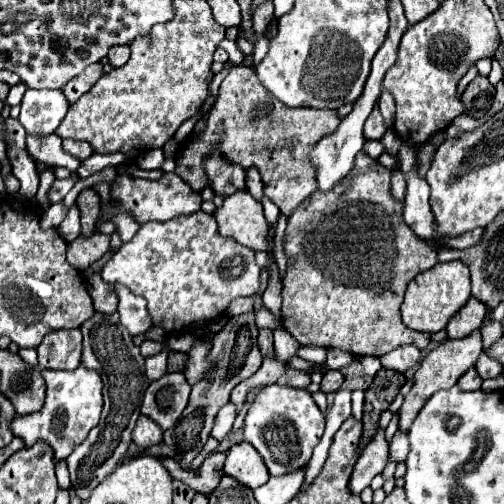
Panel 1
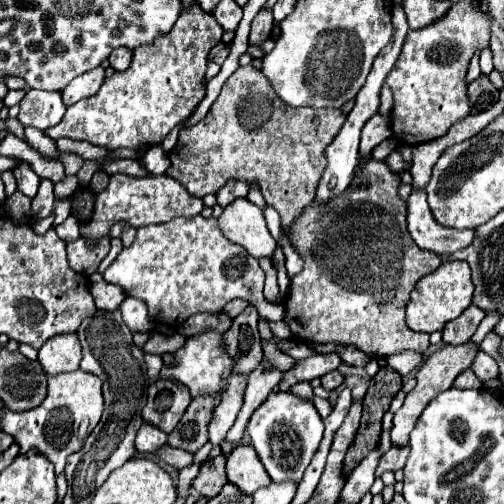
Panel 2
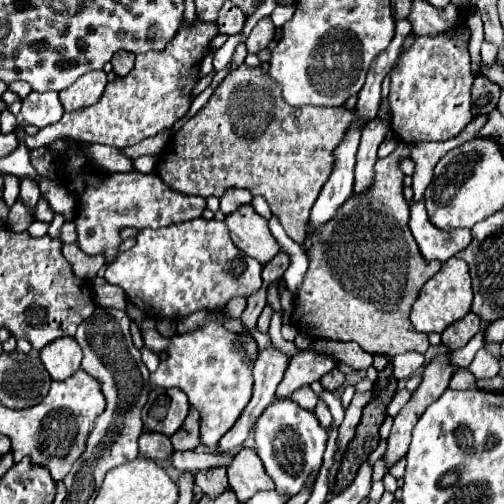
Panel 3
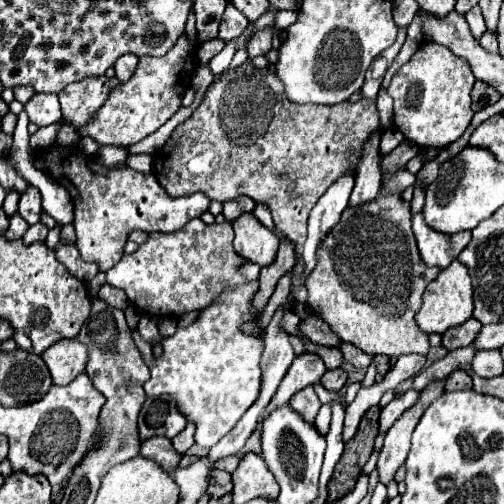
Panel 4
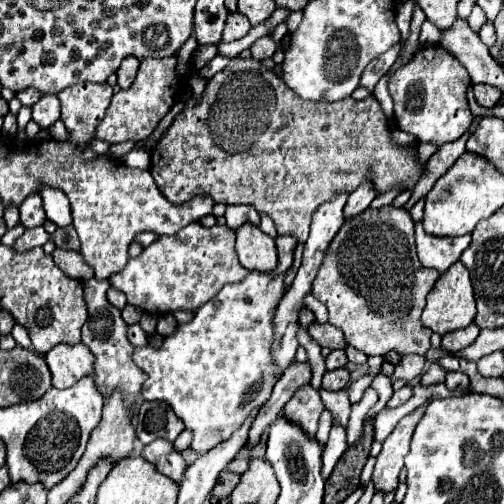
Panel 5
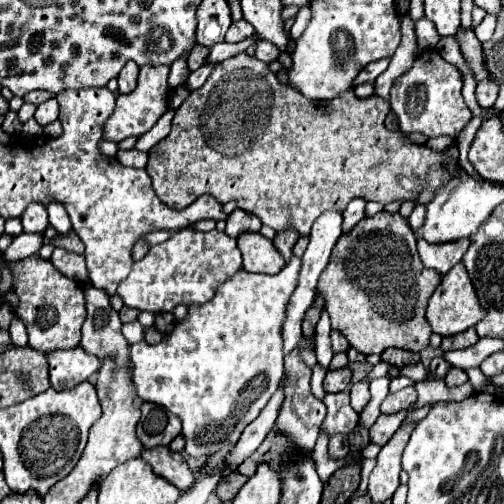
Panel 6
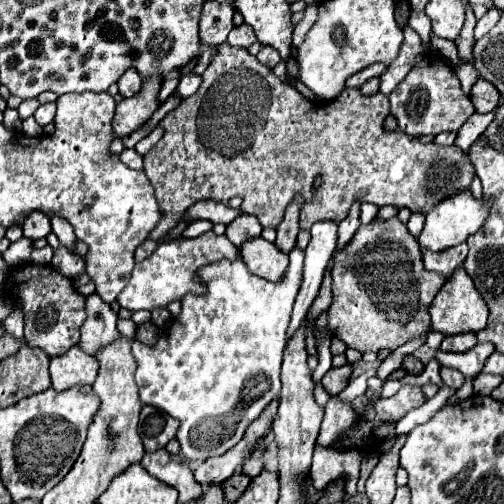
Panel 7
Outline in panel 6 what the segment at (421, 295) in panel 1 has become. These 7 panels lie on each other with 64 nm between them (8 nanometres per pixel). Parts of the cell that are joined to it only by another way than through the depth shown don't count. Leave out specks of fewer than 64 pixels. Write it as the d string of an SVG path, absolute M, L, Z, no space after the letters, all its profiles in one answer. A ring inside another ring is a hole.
M456 264L448 274L442 276L442 282L430 296L430 302L426 308L426 320L432 328L432 332L436 332L440 336L450 336L450 334L458 334L458 332L464 332L464 330L476 326L476 322L482 316L484 316L484 310L478 304L478 298L476 298L476 292L468 278L466 268L464 268L464 264Z

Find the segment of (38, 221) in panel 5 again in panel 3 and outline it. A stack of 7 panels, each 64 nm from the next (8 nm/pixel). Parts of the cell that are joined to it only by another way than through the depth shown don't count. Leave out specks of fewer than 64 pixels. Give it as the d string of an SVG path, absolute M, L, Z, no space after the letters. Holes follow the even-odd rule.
M22 178L20 180L20 198L22 202L30 208L30 212L34 214L34 208L36 208L36 202L40 198L40 188L38 188L38 182L34 178Z

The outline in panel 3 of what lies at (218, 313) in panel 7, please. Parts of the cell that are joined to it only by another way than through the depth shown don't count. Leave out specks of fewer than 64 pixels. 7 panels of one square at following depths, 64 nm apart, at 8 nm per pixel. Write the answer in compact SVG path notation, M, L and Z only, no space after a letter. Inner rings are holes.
M210 318L202 328L190 334L176 334L168 348L168 360L150 374L152 386L178 386L186 392L191 408L202 414L202 444L214 448L220 438L238 420L248 396L252 394L252 362L236 346L236 336L228 332L216 318Z

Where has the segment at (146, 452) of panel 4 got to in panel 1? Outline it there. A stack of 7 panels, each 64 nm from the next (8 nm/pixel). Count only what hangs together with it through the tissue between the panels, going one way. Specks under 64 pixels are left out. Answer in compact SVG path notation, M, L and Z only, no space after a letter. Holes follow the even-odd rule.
M140 414L136 428L132 432L132 440L138 448L148 448L148 446L156 446L162 442L162 428L152 422L148 416Z

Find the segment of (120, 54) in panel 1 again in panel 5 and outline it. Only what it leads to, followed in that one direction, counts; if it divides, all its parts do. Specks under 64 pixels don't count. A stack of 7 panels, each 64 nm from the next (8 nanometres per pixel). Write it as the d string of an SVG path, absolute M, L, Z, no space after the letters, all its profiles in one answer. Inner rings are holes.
M126 56L122 60L120 68L116 70L116 74L118 74L118 86L120 88L128 88L134 82L136 72L138 72L138 64L140 64L140 60L136 60L134 56Z

